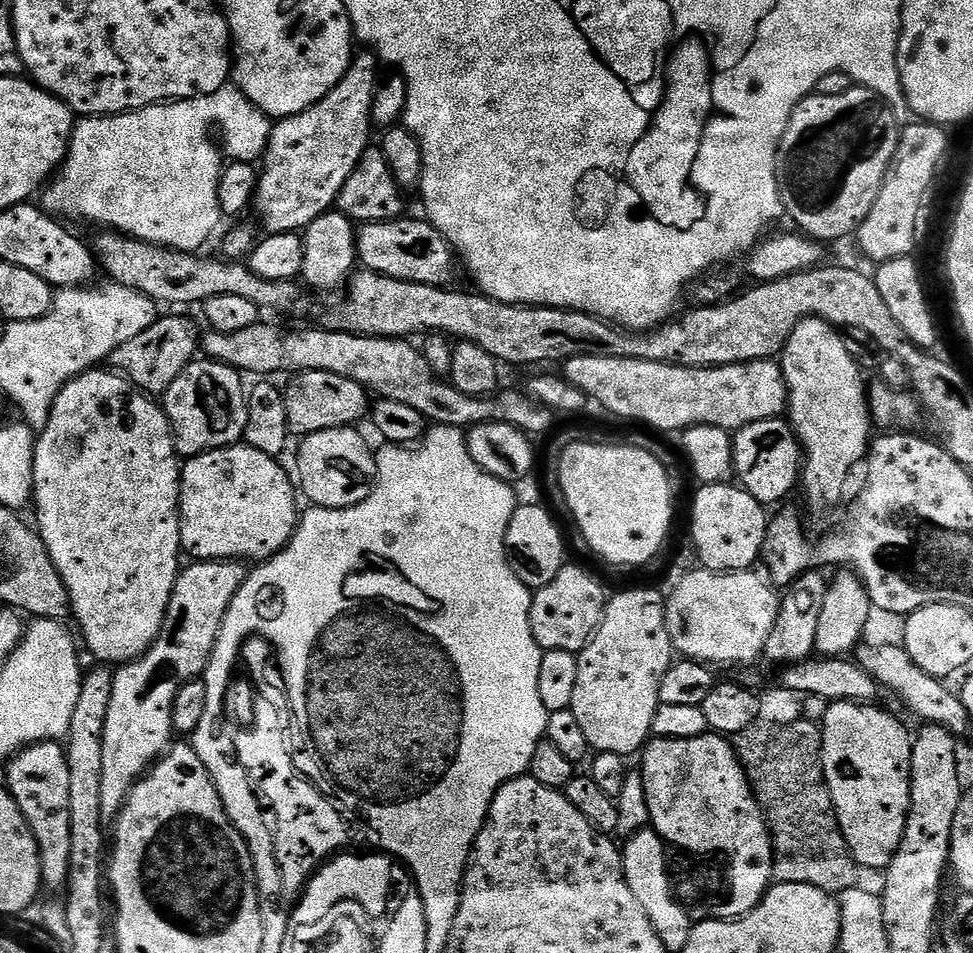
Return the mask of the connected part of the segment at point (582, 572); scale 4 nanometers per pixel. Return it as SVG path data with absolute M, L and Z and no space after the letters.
M572 562L565 563L554 582L535 589L530 610L530 630L544 652L566 650L578 654L589 644L600 625L605 603L603 586L586 569Z

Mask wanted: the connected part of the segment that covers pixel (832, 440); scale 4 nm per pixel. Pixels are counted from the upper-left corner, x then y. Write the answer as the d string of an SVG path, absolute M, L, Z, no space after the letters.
M813 318L811 320L803 320L798 327L792 331L790 338L786 342L782 353L782 367L784 369L784 380L788 384L788 407L786 409L786 419L791 424L792 430L796 433L797 439L800 441L800 447L803 449L802 461L802 489L808 495L809 500L818 508L832 508L844 496L844 487L848 484L848 475L852 472L852 467L856 463L863 461L868 455L868 445L873 439L874 421L870 415L868 406L868 392L866 384L864 388L865 373L856 364L854 358L850 358L850 353L845 349L844 337L839 331L825 320Z

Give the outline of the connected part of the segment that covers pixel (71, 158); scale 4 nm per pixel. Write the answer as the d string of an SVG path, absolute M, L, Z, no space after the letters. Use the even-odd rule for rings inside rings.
M225 86L219 88L214 94L205 96L195 96L189 100L177 100L175 102L165 102L163 104L151 104L148 108L138 108L135 112L121 112L115 116L89 116L81 119L73 127L72 141L68 147L68 159L62 165L64 177L53 179L51 183L43 189L42 207L45 212L60 218L68 215L81 216L84 220L93 220L108 230L123 232L127 235L145 240L151 244L161 244L163 248L177 248L183 252L196 252L212 235L216 232L216 227L222 221L222 213L218 206L218 186L220 176L223 174L229 162L237 160L247 160L256 162L264 155L265 148L268 147L268 135L272 133L272 124L269 117L264 115L262 110L258 110L235 86Z

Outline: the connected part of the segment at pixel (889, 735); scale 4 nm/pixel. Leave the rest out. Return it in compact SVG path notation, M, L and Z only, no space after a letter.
M838 700L829 703L822 721L824 733L824 770L833 806L836 808L837 822L841 834L852 852L853 859L861 869L887 868L906 830L906 818L910 810L910 782L912 781L912 741L913 733L904 729L904 724L896 716L883 712L872 702Z

